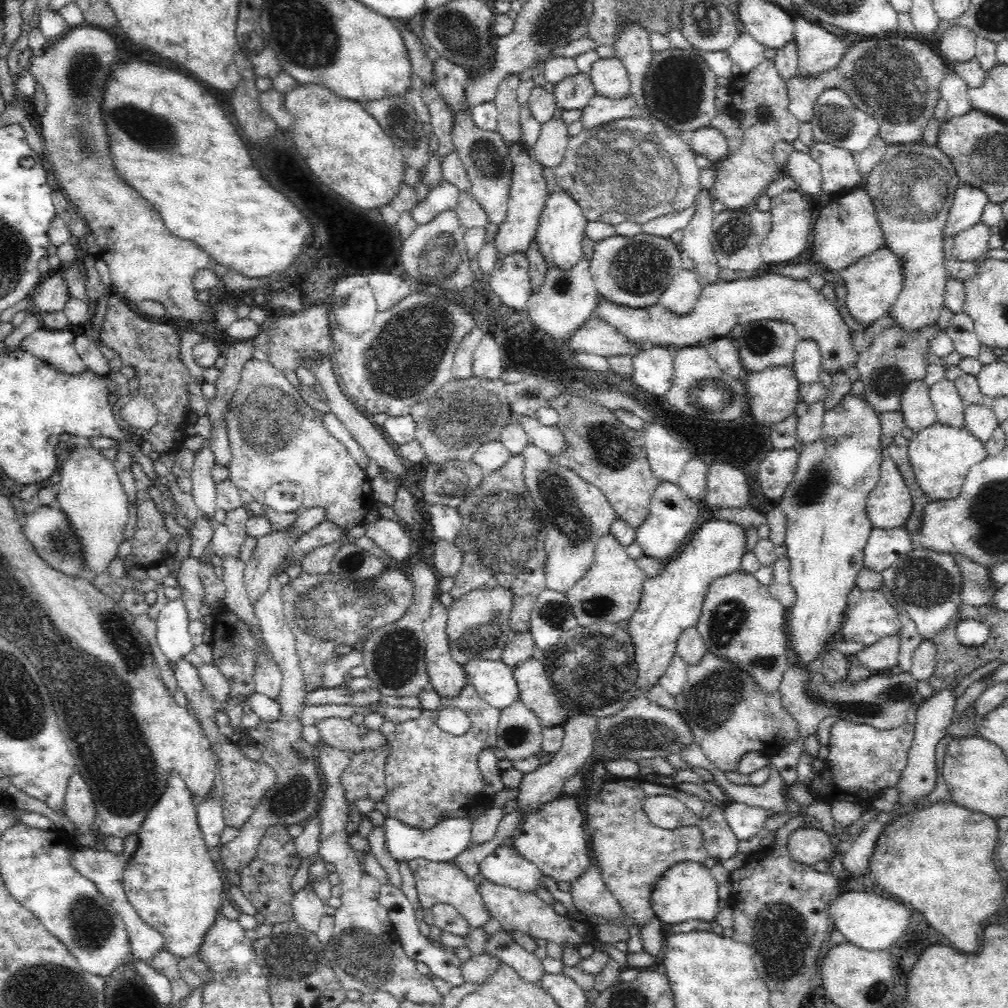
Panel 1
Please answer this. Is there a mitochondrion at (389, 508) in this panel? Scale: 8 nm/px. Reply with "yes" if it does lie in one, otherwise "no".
no

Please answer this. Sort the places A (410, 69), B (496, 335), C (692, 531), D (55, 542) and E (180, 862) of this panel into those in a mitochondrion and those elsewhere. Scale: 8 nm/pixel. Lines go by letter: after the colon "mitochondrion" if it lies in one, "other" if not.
A: other
B: other
C: other
D: mitochondrion
E: other

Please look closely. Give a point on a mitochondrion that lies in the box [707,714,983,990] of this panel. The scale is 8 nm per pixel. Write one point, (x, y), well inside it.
(781, 936)

